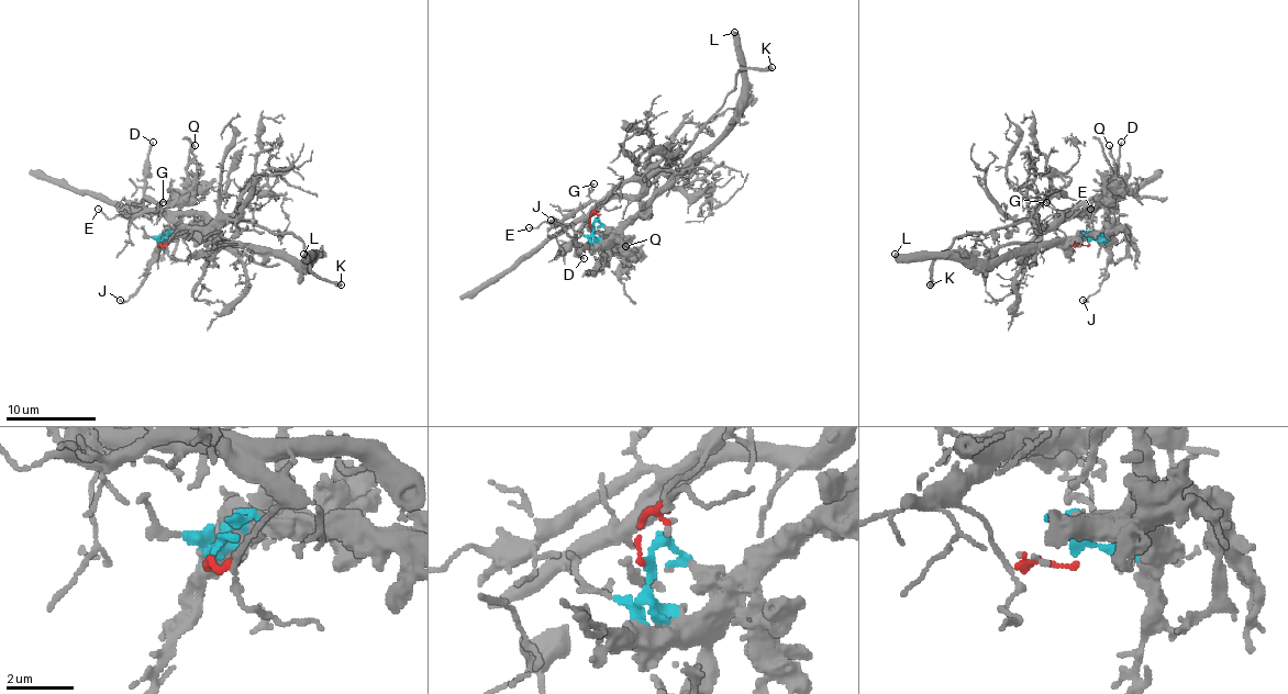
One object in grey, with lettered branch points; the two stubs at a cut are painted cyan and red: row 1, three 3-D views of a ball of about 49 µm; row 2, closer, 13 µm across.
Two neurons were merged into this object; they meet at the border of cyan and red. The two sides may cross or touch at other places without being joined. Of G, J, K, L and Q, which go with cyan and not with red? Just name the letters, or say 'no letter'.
J, L, Q

